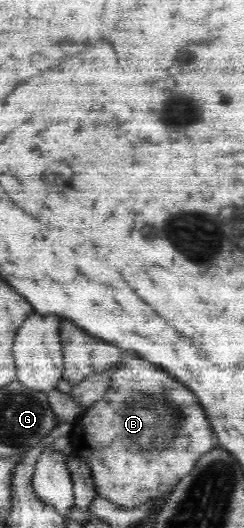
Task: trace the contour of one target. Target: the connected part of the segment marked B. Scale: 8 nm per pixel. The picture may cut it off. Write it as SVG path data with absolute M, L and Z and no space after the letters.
M122 351L118 368L111 374L110 387L100 400L80 414L69 436L73 454L82 456L94 478L95 494L118 506L134 508L148 500L158 500L159 506L176 488L182 476L192 472L192 466L208 448L212 448L212 430L196 396L176 382L166 370L156 368L134 351Z

